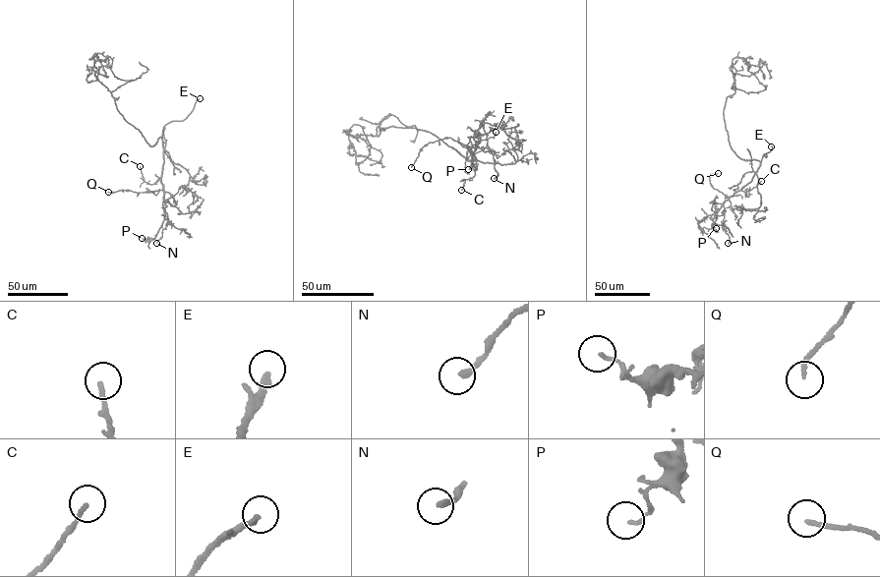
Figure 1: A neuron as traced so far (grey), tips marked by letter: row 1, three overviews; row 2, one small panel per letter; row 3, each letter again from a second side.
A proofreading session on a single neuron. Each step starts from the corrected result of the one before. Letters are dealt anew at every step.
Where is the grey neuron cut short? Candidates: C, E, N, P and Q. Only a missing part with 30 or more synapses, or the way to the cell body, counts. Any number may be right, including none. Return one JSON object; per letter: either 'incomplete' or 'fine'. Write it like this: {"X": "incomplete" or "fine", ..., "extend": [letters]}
{"C": "fine", "E": "incomplete", "N": "fine", "P": "fine", "Q": "fine", "extend": ["E"]}

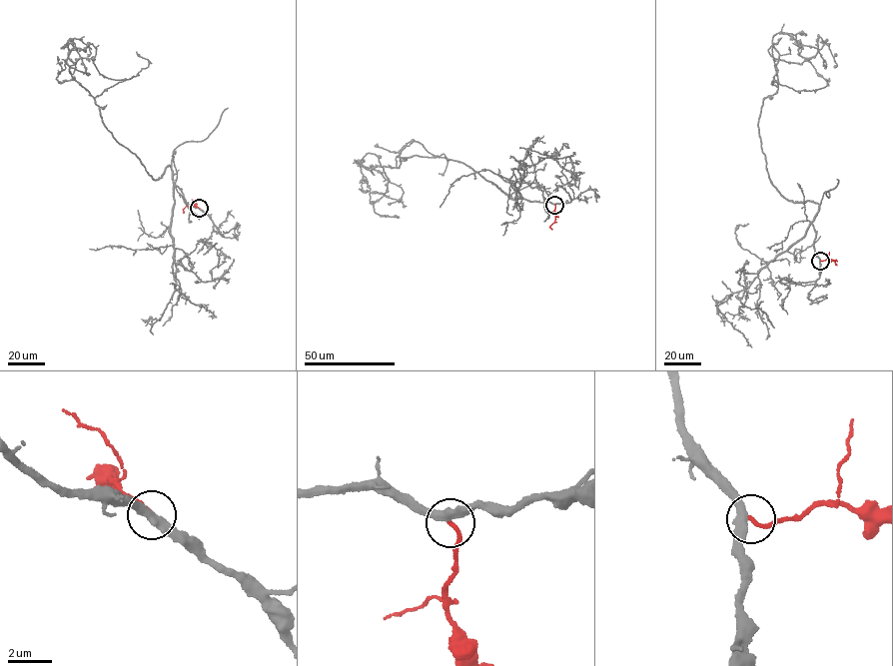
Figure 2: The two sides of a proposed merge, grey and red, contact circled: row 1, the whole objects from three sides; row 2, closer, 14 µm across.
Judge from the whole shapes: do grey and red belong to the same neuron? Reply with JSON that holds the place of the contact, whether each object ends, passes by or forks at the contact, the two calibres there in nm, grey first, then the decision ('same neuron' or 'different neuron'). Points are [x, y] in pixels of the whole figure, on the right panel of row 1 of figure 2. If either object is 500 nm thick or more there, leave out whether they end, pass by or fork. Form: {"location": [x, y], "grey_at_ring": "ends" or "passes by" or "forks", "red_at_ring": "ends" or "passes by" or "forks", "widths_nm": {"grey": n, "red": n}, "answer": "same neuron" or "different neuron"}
{"location": [820, 261], "grey_at_ring": "passes by", "red_at_ring": "ends", "widths_nm": {"grey": 400, "red": 190}, "answer": "same neuron"}

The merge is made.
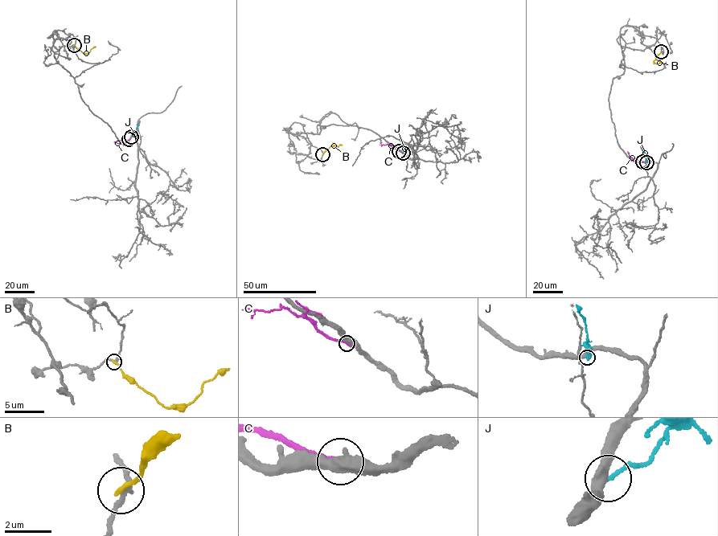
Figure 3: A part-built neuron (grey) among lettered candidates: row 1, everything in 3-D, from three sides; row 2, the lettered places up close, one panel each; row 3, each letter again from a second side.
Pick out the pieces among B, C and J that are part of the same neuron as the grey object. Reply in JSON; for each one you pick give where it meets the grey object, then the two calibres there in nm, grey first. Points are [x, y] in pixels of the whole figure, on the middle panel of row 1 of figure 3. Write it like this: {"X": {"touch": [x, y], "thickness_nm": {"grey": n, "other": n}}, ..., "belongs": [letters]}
{"belongs": []}

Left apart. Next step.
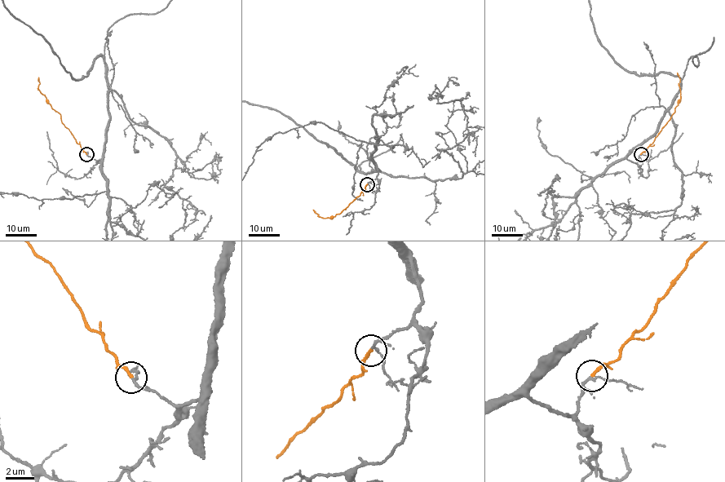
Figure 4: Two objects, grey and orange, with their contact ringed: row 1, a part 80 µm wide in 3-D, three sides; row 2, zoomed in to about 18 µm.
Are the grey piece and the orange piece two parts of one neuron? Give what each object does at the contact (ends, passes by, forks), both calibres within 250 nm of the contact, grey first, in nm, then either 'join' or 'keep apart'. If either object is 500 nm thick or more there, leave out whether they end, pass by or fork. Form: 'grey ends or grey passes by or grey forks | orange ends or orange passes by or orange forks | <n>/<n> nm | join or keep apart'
grey passes by | orange ends | 160/200 nm | join

